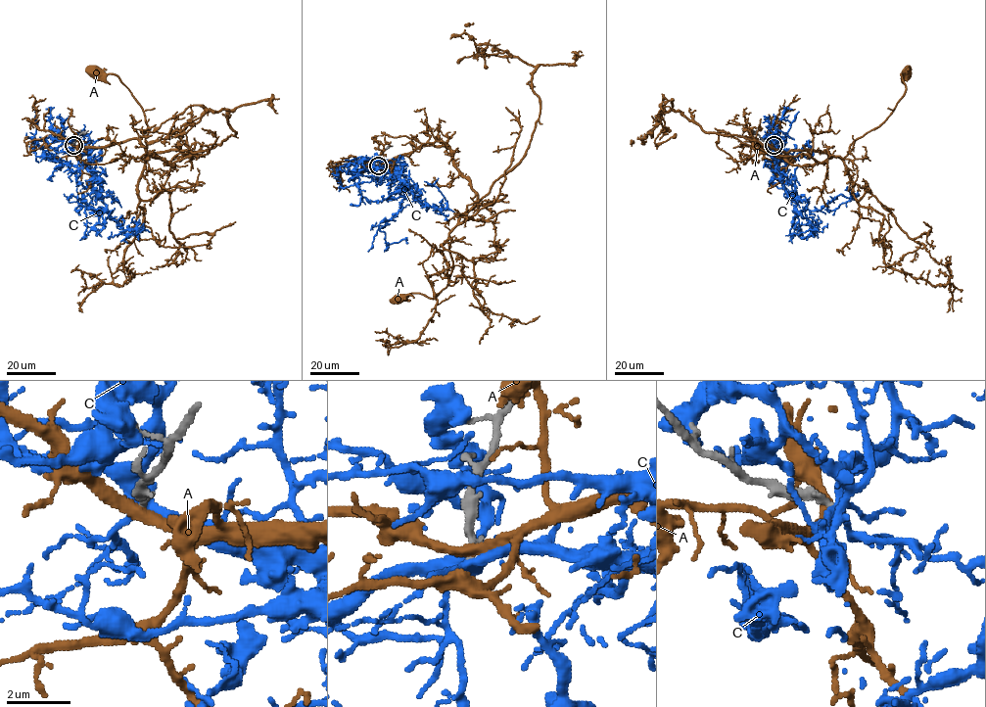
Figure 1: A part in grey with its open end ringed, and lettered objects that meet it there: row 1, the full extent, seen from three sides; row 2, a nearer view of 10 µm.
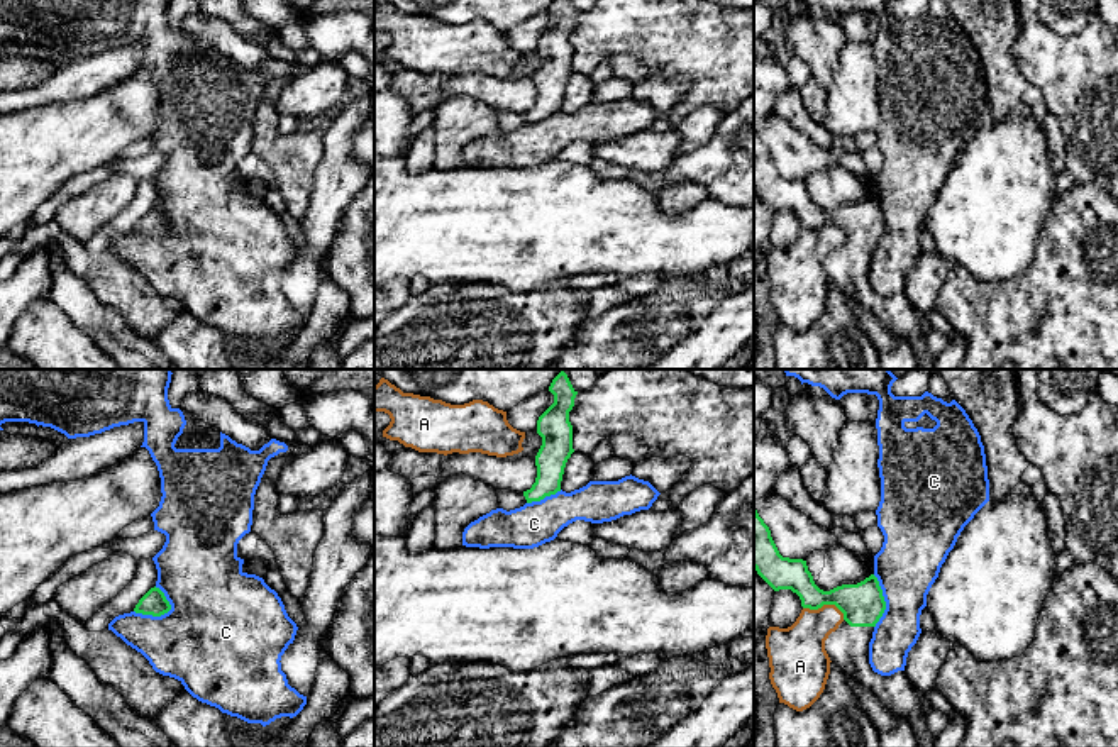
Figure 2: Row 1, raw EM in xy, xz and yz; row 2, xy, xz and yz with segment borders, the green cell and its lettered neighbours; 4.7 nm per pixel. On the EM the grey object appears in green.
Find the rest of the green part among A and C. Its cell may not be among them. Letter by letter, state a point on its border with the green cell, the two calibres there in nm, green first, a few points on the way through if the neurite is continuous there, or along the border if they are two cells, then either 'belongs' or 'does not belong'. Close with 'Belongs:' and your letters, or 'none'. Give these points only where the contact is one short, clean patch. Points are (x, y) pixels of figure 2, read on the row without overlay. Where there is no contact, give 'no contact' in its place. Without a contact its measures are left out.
A: yz (825, 224) | 200/240 nm | along yz (803, 227), (820, 229), (834, 226), (844, 239) | does not belong
C: xy (153, 236) | 120/400 nm | along xy (171, 226), (160, 236), (134, 232) | does not belong
Belongs: none

